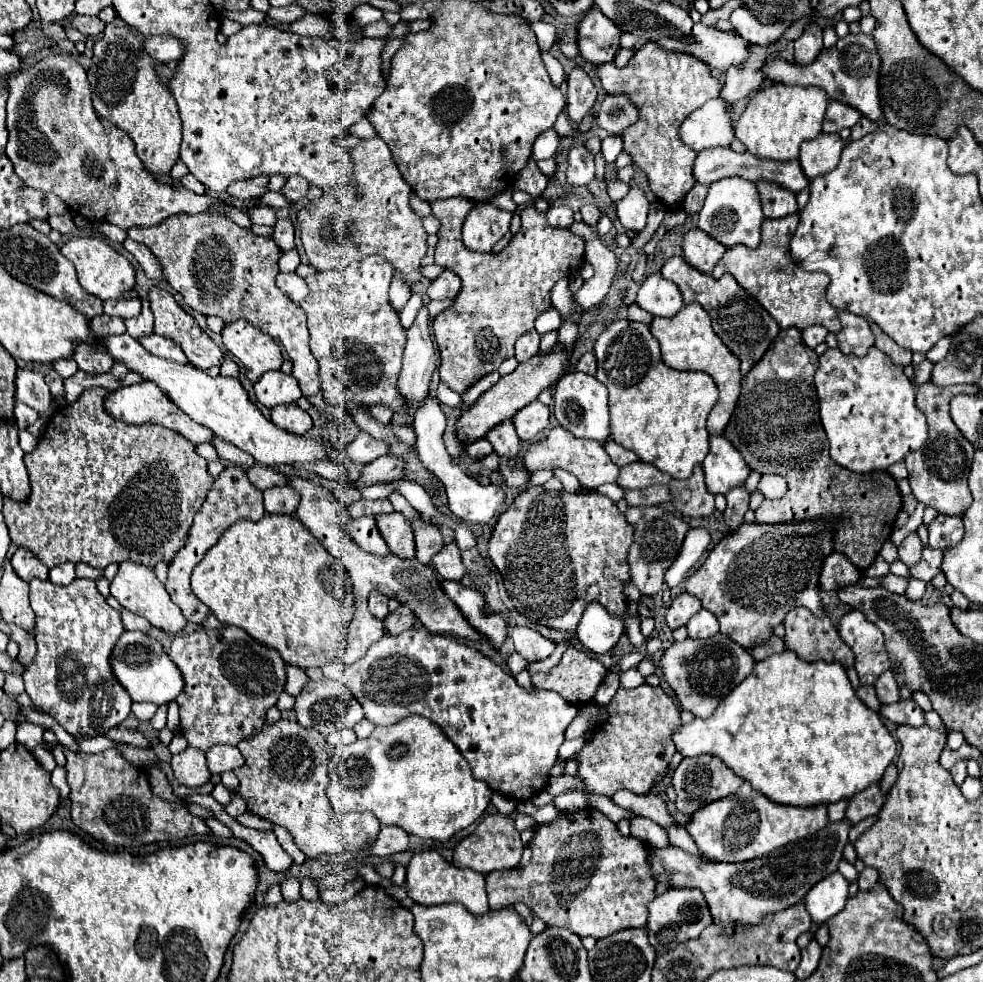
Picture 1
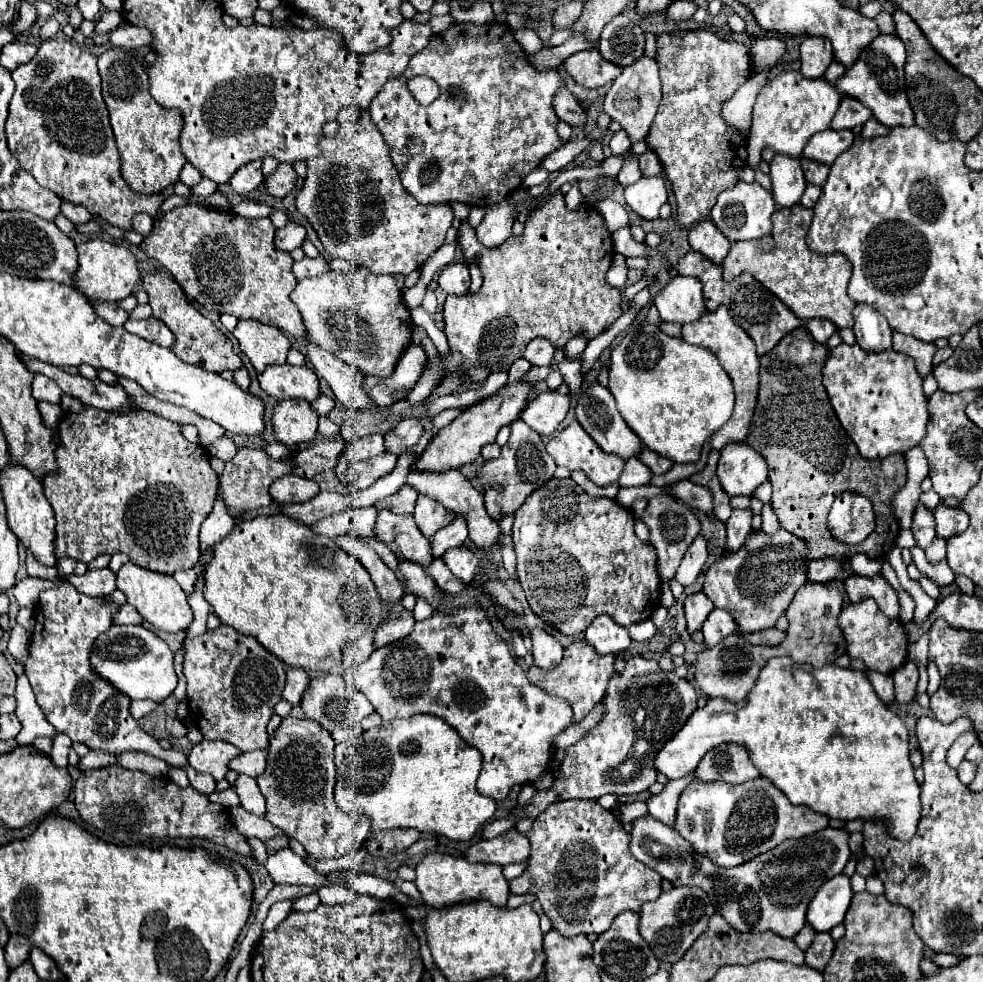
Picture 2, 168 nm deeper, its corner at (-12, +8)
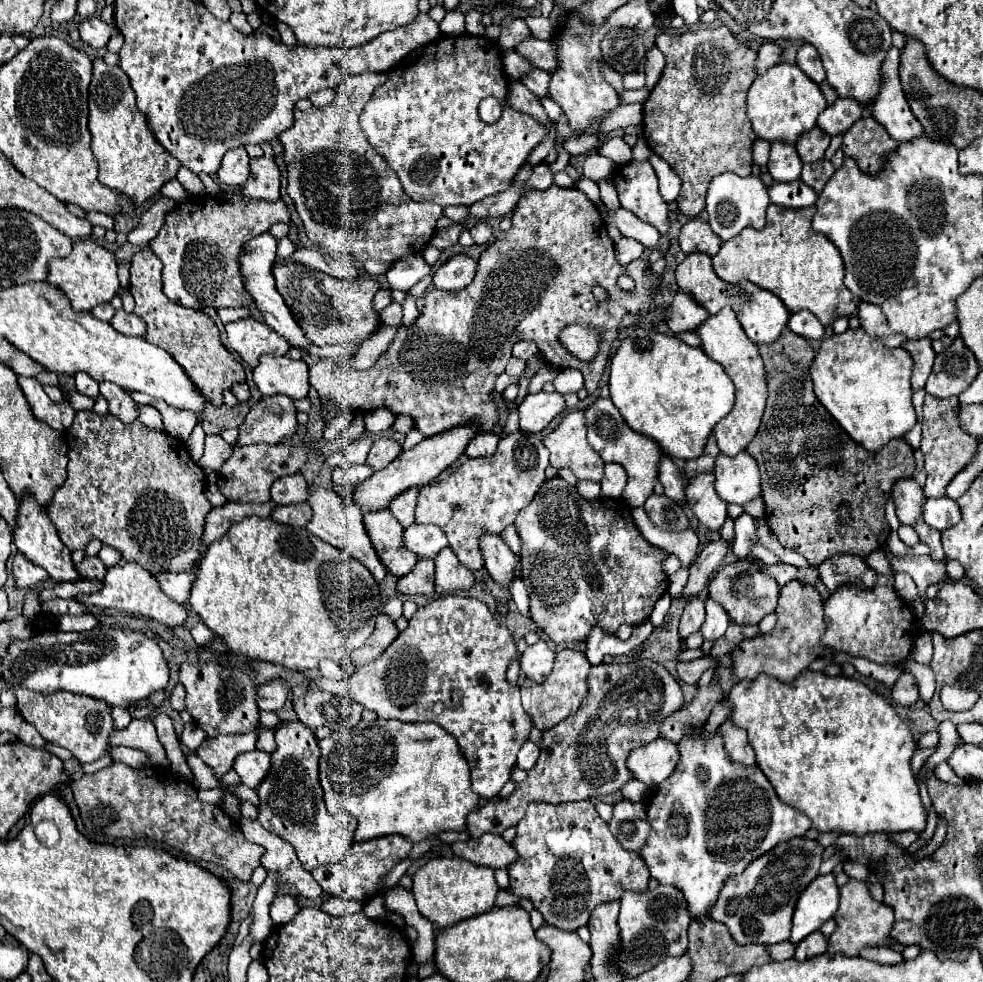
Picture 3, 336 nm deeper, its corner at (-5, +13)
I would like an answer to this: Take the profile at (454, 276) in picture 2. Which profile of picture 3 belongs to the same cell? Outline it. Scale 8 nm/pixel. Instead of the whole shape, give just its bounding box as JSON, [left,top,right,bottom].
[434,254,476,290]

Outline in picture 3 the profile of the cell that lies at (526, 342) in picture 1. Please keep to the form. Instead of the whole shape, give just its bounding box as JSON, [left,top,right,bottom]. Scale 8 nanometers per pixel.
[514,342,538,360]

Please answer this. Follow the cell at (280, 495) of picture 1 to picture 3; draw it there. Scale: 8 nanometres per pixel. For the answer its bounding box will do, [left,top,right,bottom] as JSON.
[270,474,308,506]

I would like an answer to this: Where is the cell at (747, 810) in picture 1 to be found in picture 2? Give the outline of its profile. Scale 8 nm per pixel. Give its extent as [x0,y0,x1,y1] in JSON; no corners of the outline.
[673,777,829,867]

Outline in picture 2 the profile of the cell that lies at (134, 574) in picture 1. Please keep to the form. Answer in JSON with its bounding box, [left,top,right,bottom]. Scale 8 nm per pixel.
[115,561,193,633]

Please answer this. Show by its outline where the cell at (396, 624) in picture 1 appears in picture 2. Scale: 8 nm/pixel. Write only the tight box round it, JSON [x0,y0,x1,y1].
[373,603,415,647]

